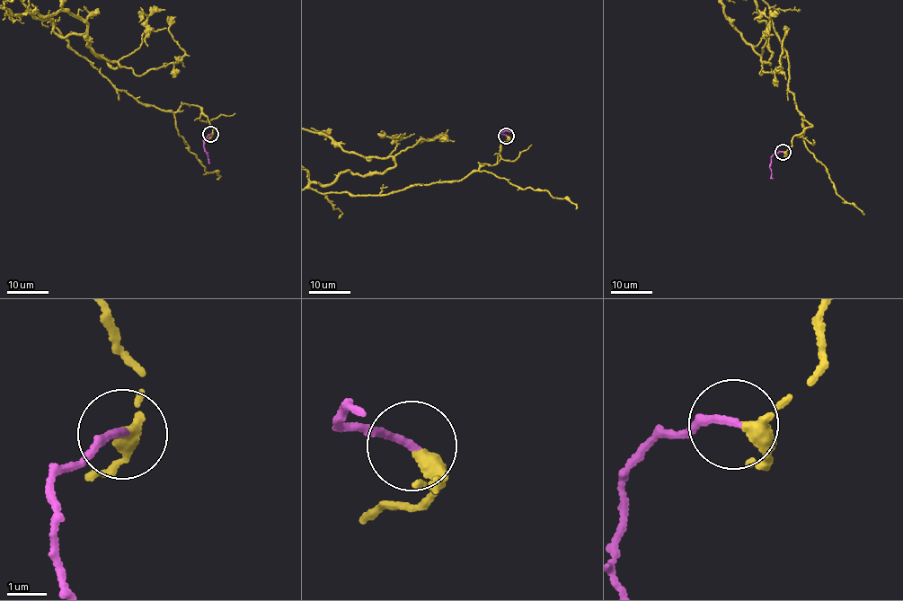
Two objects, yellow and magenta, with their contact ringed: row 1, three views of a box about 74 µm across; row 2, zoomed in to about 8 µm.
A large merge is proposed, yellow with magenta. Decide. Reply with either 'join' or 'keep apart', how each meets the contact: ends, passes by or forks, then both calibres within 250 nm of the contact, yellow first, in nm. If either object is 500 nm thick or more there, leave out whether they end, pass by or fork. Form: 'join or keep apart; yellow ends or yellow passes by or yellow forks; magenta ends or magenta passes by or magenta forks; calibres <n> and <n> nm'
join; yellow passes by; magenta ends; calibres 320 and 170 nm

